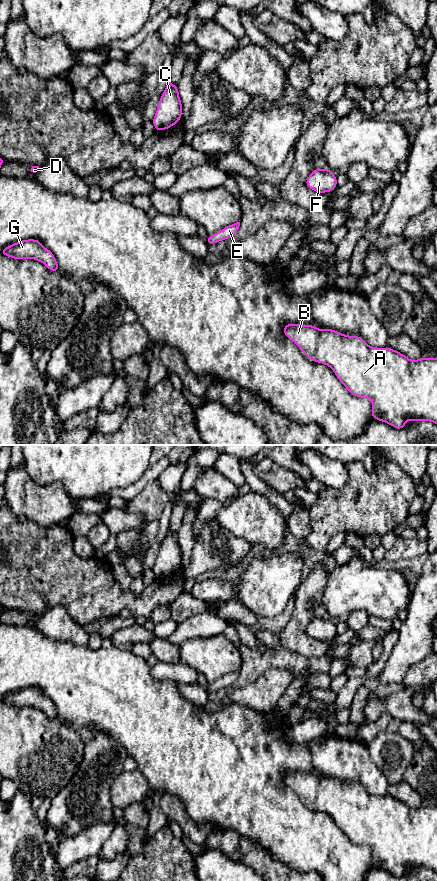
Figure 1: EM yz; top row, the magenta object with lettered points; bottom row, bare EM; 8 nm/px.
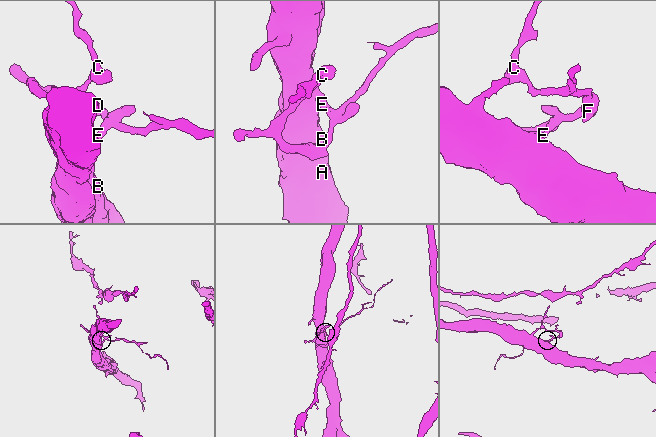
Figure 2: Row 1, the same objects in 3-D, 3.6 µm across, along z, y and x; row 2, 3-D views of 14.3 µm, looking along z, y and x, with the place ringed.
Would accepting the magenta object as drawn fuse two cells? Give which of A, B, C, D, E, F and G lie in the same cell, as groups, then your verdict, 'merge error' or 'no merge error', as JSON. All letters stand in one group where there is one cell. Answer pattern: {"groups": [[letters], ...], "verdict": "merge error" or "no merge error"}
{"groups": [["A", "B", "C", "D", "E", "F", "G"]], "verdict": "no merge error"}

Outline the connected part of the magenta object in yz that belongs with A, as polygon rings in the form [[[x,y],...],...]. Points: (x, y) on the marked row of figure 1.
[[[288,323],[283,332],[308,359],[329,366],[352,395],[370,399],[373,419],[398,430],[405,428],[408,420],[437,424],[437,357],[410,360],[388,346],[369,346],[361,336],[349,336],[329,328],[319,330],[315,325]]]

